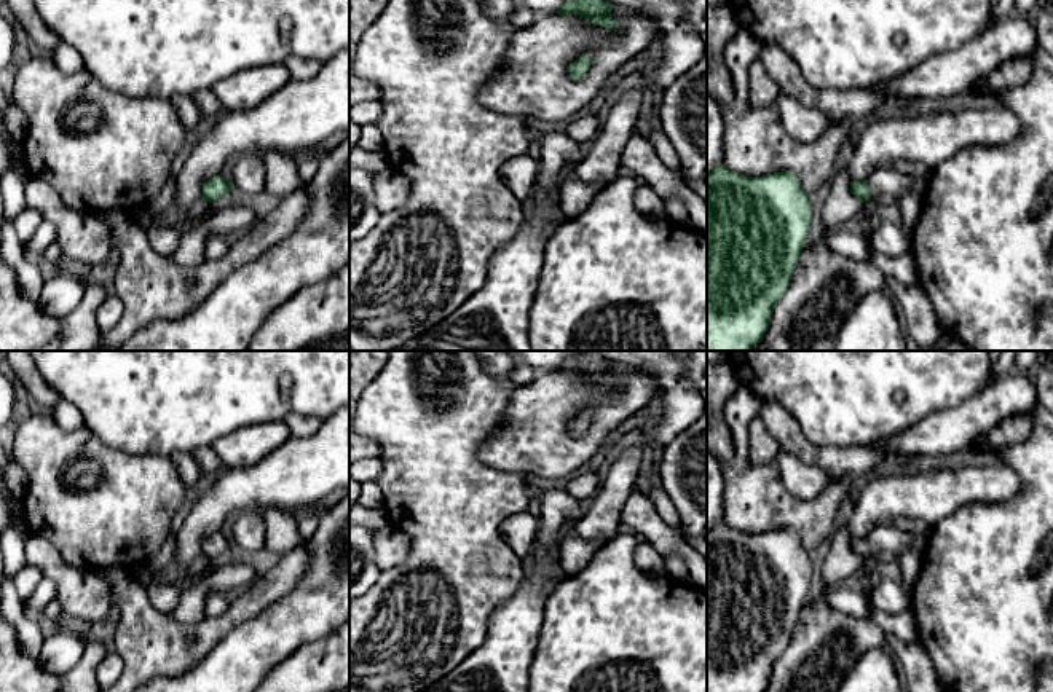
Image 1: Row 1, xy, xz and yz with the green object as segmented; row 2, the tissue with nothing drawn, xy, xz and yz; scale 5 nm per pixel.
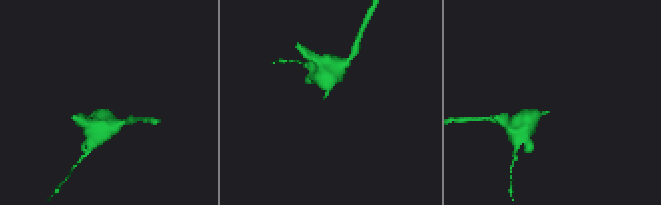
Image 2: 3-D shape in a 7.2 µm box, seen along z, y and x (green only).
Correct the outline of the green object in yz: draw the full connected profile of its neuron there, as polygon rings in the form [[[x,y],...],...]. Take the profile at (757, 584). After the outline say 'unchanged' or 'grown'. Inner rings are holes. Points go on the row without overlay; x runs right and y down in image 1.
[[[721,521],[707,531],[707,692],[766,692],[810,579],[809,552],[793,529],[745,534]]]; unchanged

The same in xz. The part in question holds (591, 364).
[[[579,351],[578,354],[566,357],[557,372],[578,372],[595,383],[616,387],[619,381],[611,373],[613,365],[614,360],[606,359],[598,351]]]; unchanged

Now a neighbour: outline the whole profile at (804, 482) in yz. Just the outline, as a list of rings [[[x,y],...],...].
[[[785,450],[777,453],[774,466],[780,472],[787,491],[796,499],[812,501],[831,485],[825,470],[801,462]]]

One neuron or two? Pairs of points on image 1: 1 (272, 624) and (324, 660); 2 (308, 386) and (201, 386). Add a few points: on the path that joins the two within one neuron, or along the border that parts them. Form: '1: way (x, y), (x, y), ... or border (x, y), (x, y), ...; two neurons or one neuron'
1: border (332, 632), (300, 644), (272, 668); two neurons
2: way (281, 370), (228, 370); one neuron

